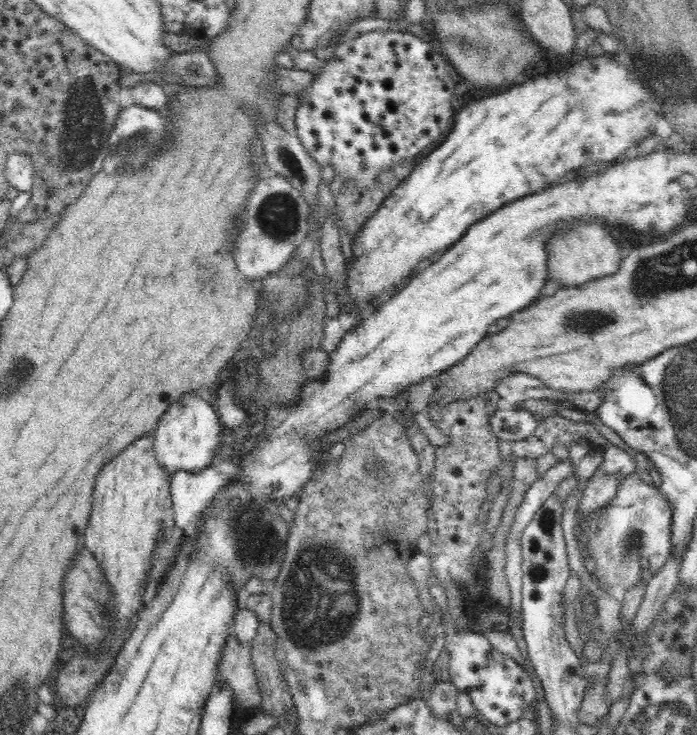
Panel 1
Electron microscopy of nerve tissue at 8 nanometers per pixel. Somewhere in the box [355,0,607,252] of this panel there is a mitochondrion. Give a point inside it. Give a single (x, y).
(480, 47)

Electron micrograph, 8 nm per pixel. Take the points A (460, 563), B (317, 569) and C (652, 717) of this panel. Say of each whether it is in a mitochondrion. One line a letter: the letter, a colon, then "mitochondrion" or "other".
A: other
B: mitochondrion
C: mitochondrion

